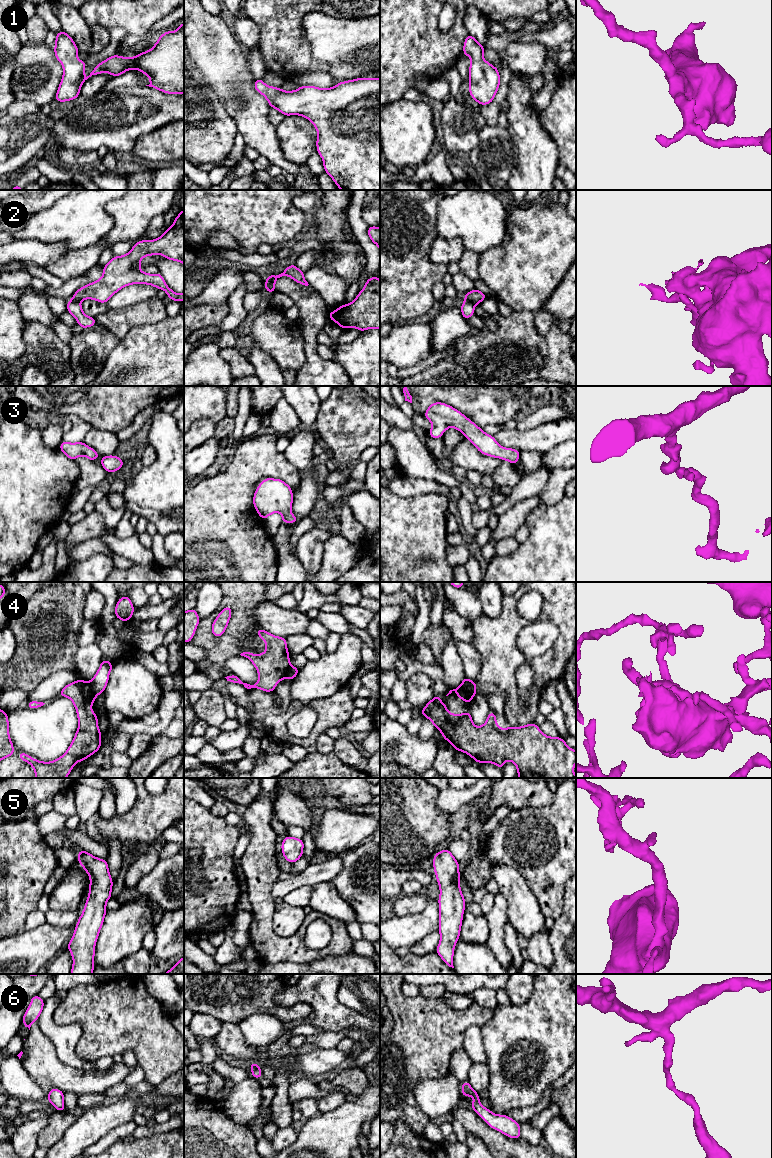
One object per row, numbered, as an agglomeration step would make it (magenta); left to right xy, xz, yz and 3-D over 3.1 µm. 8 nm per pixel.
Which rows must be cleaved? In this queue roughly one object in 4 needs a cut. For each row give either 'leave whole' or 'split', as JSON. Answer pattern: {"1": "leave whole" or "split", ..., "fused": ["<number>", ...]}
{"1": "leave whole", "2": "split", "3": "leave whole", "4": "split", "5": "leave whole", "6": "leave whole", "fused": ["2", "4"]}

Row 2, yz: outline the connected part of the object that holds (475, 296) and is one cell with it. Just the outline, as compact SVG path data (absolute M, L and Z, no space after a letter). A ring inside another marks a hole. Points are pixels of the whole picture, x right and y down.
M476 288L472 291L469 291L465 294L464 298L470 302L475 304L479 304L486 298L487 294L482 293L481 291L477 290Z

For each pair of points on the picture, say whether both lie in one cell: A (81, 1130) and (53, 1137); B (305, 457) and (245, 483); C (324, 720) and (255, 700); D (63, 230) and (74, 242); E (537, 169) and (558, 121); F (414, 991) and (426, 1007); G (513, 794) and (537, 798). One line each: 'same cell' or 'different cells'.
A: different cells
B: different cells
C: same cell
D: same cell
E: different cells
F: different cells
G: same cell

